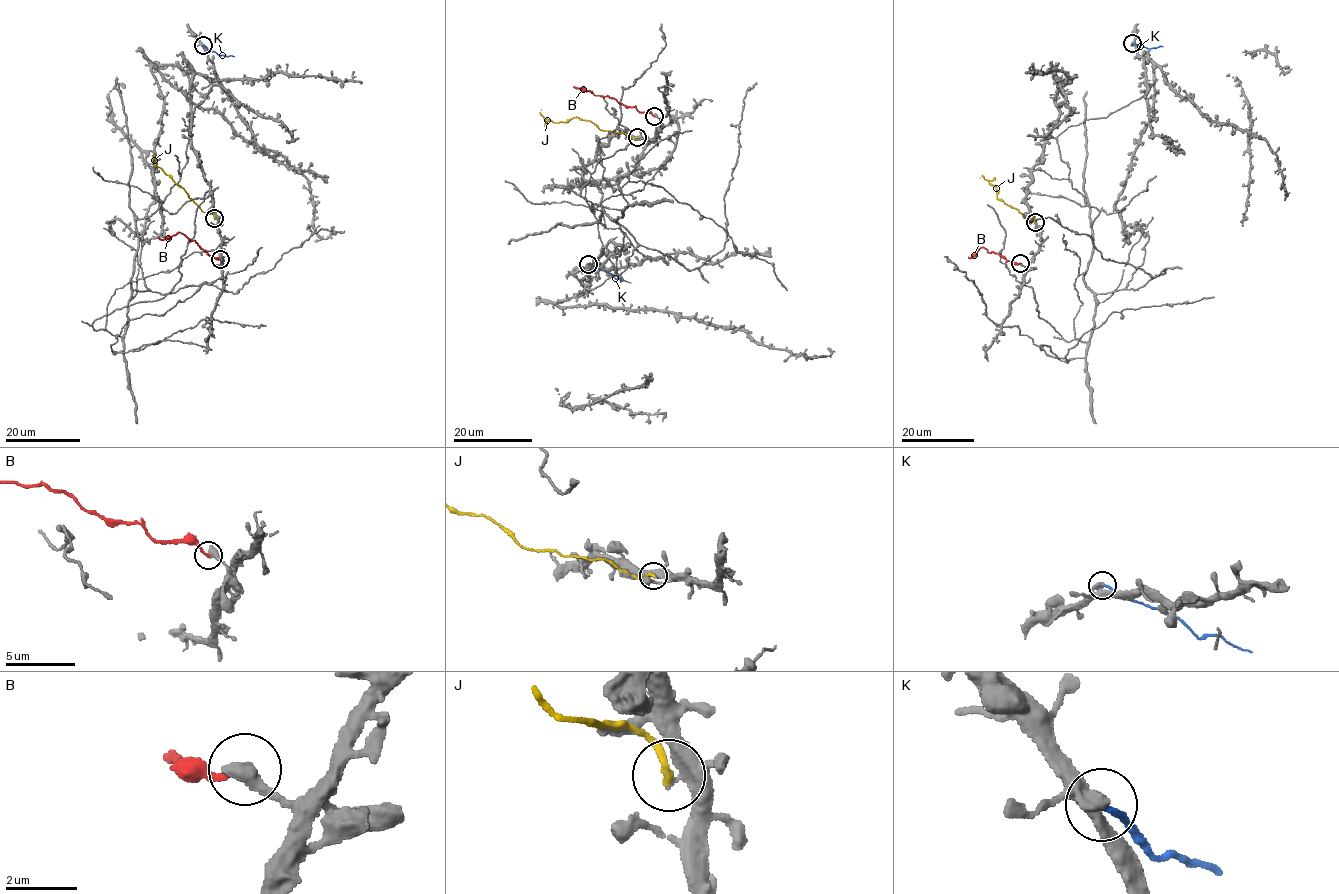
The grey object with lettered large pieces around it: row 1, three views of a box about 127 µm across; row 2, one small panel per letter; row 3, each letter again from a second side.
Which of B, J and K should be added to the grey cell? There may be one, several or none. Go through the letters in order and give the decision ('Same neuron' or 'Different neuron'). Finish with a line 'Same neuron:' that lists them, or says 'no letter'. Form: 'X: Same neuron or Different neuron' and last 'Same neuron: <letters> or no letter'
B: Different neuron
J: Different neuron
K: Different neuron
Same neuron: no letter

